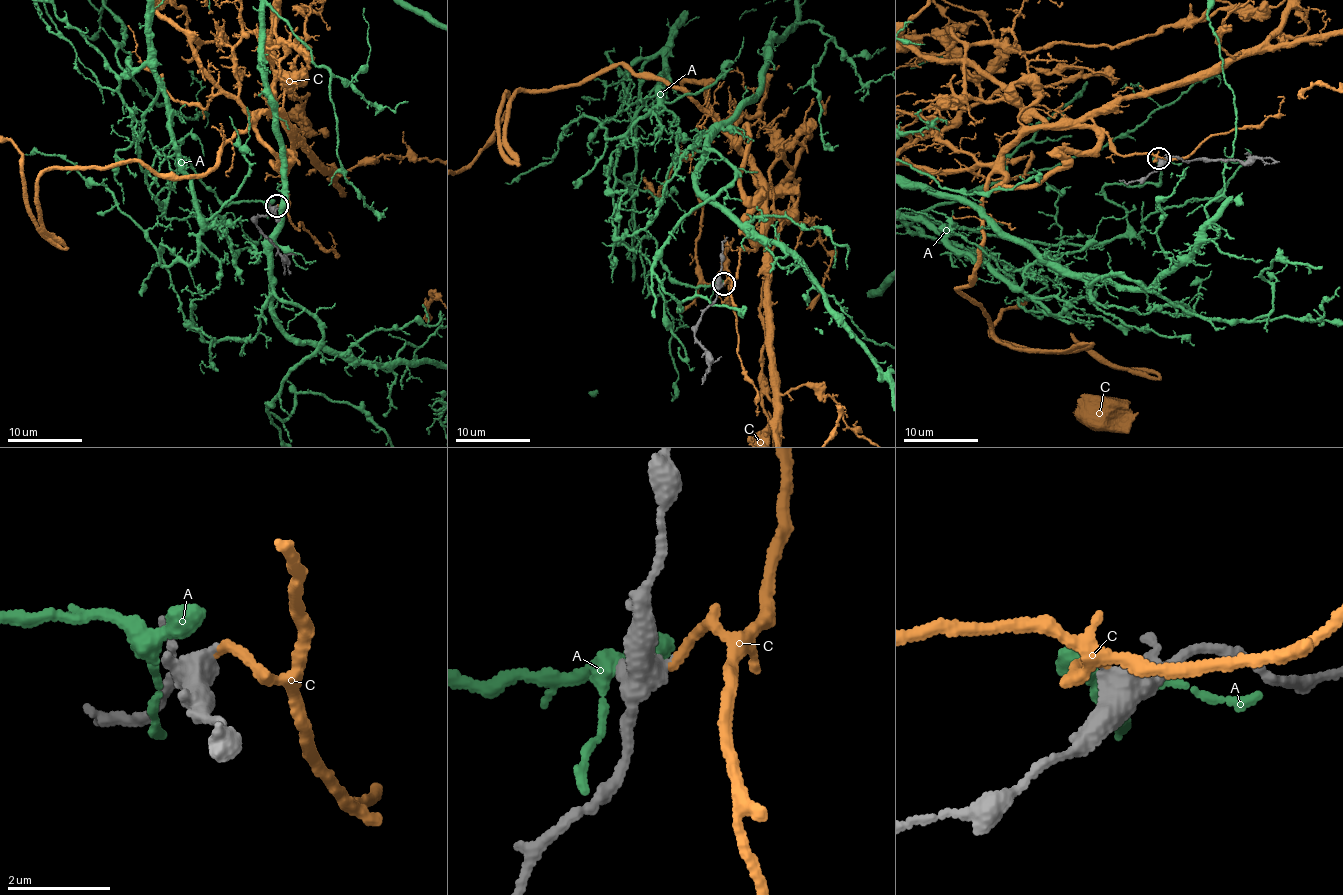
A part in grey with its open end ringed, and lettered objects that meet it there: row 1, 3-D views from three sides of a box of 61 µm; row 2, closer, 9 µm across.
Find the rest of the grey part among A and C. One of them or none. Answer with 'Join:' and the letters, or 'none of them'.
Join: C

